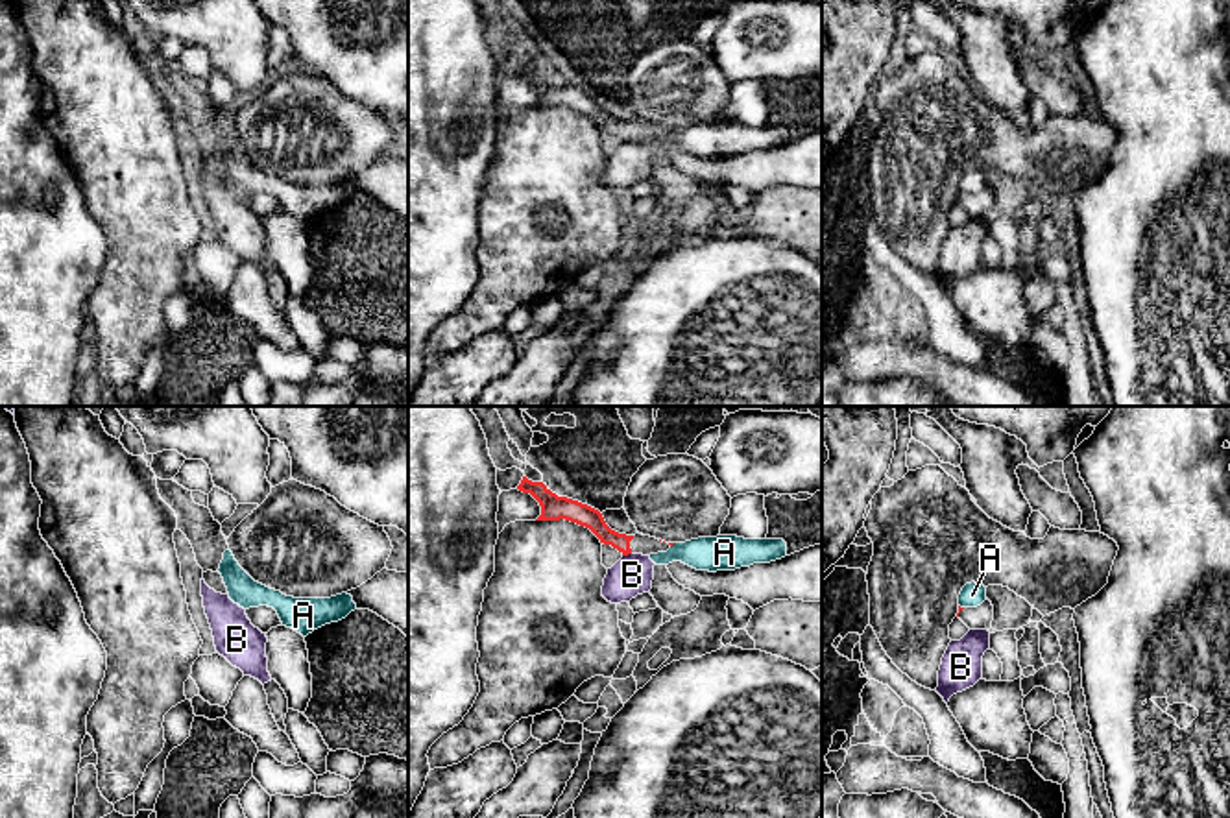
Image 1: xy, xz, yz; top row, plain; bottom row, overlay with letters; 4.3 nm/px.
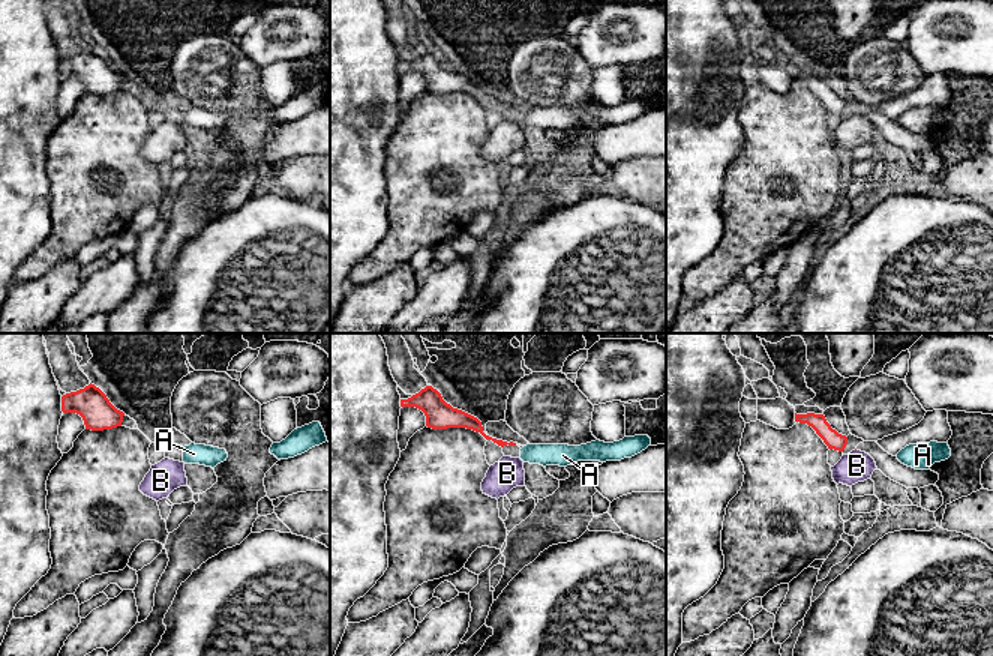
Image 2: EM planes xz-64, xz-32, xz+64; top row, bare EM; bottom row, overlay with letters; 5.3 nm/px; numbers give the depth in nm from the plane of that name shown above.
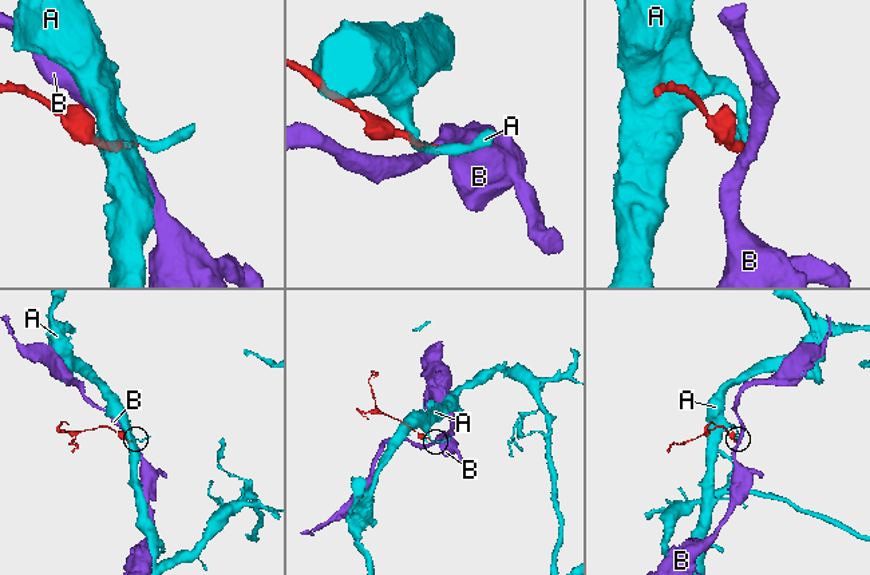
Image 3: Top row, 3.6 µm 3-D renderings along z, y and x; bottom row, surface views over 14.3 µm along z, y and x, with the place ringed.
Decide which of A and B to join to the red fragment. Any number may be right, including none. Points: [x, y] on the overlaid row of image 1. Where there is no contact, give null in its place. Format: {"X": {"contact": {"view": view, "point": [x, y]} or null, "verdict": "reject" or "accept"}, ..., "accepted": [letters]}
{"A": {"contact": {"view": "yz", "point": [959, 606]}, "verdict": "reject"}, "B": {"contact": {"view": "xz", "point": [627, 554]}, "verdict": "reject"}, "accepted": []}

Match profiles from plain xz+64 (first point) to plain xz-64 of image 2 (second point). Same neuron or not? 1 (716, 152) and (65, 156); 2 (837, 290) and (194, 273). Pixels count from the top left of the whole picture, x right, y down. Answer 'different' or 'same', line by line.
1: different
2: same

